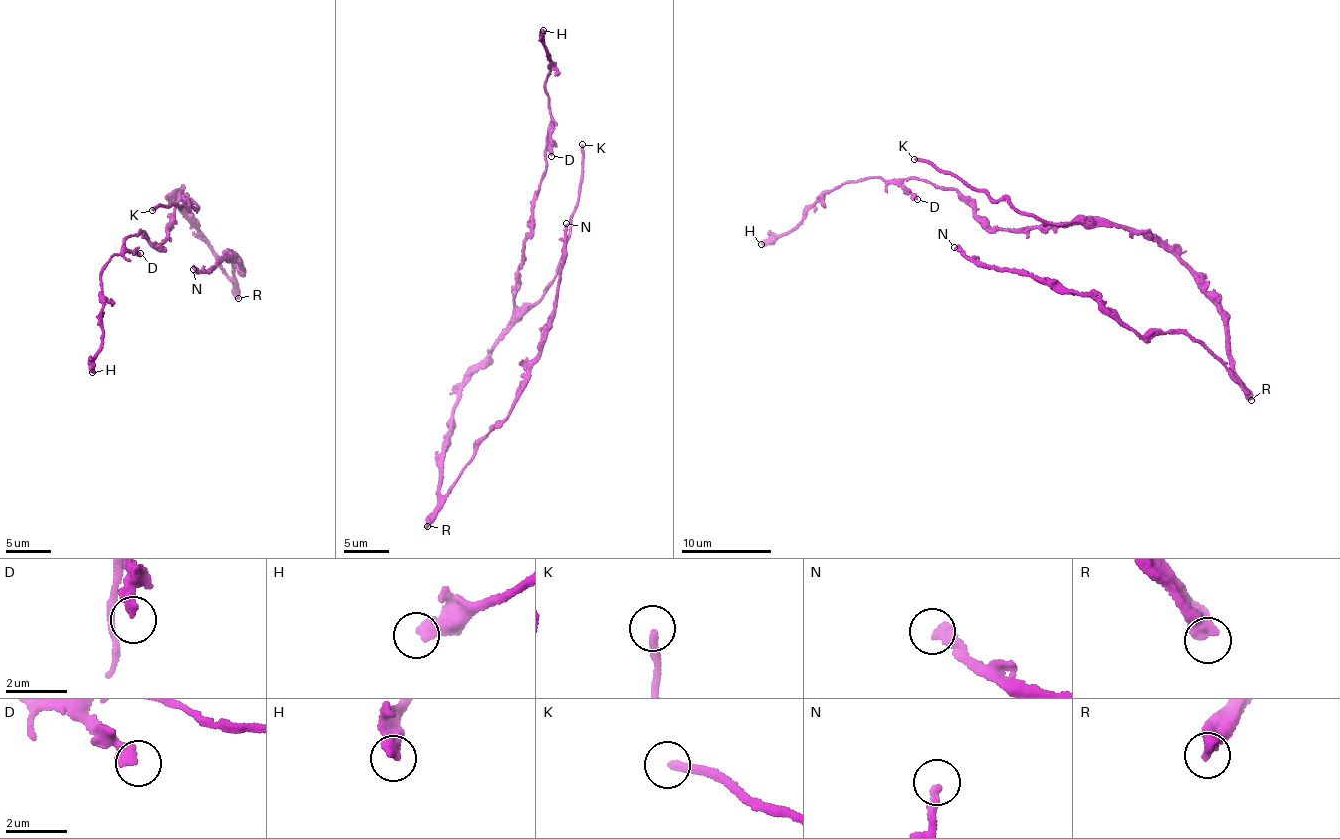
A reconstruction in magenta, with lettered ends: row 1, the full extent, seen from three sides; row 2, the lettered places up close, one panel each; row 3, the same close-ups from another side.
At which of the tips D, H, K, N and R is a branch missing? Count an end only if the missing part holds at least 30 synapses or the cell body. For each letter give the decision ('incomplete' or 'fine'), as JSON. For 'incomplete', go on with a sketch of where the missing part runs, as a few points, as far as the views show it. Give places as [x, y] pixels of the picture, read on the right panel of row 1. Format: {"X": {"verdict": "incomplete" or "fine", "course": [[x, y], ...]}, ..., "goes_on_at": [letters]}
{"D": {"verdict": "fine"}, "H": {"verdict": "fine"}, "K": {"verdict": "incomplete", "course": [[914, 159], [892, 155], [881, 135], [847, 100], [841, 85], [815, 59], [795, 10]]}, "N": {"verdict": "fine"}, "R": {"verdict": "incomplete"}, "goes_on_at": ["K", "R"]}

